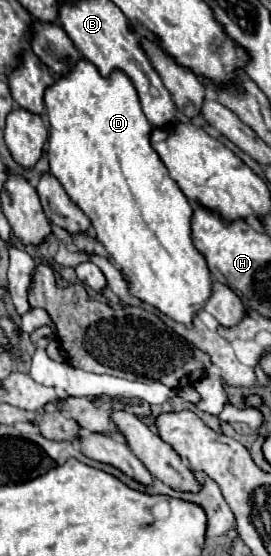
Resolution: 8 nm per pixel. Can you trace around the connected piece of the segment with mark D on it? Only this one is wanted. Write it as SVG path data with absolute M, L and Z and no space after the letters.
M83 58L71 74L57 78L57 82L45 90L45 108L51 124L47 148L51 174L63 184L69 198L91 220L95 238L121 268L131 294L141 302L151 304L171 320L191 328L193 318L205 308L213 294L213 274L191 238L193 206L177 182L169 176L163 160L151 146L153 126L141 110L135 86L119 70L109 78L99 76L97 68Z

